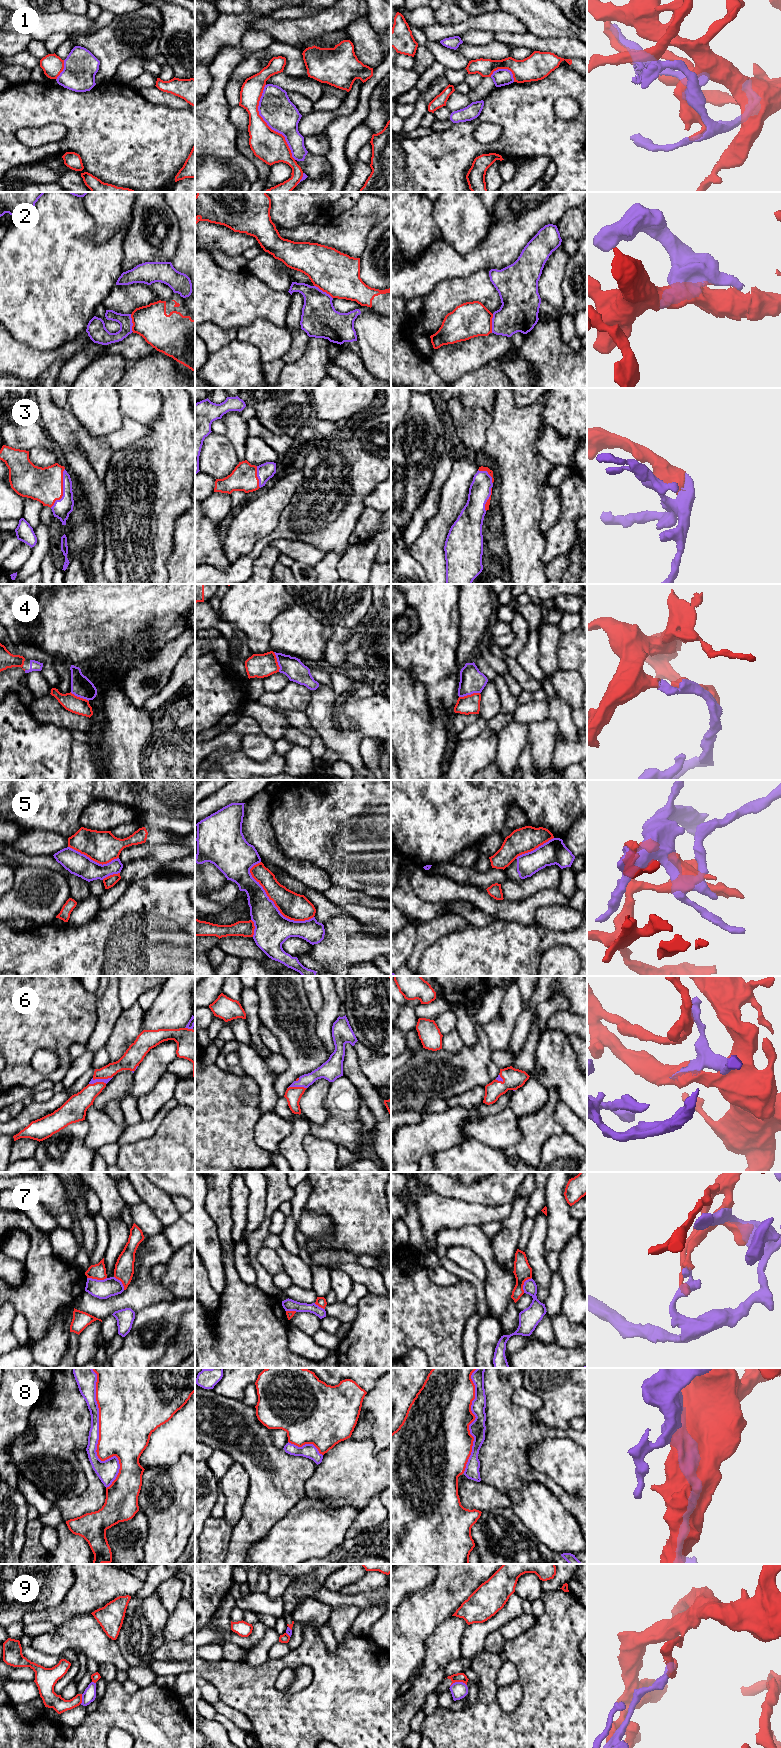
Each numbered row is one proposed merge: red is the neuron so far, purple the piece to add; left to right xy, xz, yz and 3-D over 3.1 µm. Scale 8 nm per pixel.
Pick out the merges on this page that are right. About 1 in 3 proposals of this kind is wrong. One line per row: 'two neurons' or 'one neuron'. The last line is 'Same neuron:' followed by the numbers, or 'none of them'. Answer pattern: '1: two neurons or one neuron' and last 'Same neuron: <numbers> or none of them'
1: two neurons
2: one neuron
3: one neuron
4: one neuron
5: two neurons
6: one neuron
7: two neurons
8: one neuron
9: one neuron
Same neuron: 2, 3, 4, 6, 8, 9

